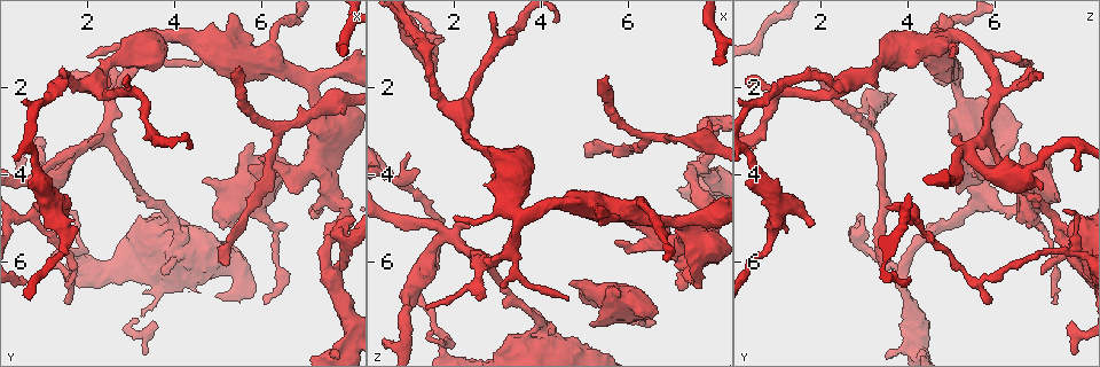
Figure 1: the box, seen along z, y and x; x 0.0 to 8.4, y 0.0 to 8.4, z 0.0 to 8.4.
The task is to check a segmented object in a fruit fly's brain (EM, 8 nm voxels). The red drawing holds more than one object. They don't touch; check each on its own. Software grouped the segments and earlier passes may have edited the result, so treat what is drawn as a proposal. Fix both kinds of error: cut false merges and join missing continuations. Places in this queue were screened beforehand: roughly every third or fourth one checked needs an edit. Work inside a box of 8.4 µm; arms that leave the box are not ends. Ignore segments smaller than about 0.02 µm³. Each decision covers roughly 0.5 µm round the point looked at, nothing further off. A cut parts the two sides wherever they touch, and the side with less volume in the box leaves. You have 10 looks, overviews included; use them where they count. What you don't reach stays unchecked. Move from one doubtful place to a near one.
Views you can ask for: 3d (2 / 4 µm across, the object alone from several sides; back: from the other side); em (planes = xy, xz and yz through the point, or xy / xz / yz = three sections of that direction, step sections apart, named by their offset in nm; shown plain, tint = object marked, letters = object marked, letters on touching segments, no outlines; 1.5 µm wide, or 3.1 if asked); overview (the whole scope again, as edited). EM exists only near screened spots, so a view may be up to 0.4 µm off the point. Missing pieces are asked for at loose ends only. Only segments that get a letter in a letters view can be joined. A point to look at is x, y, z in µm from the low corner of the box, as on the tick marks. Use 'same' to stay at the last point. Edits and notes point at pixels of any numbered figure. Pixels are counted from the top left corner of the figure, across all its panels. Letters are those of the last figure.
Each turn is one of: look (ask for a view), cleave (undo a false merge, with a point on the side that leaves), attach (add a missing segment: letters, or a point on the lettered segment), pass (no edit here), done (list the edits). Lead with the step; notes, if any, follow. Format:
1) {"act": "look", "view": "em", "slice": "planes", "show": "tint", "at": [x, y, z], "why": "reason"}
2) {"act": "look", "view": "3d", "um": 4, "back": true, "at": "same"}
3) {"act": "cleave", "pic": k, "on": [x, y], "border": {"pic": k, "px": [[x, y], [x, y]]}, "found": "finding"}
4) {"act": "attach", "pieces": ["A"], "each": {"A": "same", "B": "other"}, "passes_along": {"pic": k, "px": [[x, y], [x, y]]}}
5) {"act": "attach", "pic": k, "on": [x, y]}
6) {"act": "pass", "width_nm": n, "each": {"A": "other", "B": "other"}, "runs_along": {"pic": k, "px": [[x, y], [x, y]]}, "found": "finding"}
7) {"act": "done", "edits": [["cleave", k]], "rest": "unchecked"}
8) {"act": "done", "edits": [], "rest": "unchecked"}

{"act": "look", "view": "3d", "um": 2, "back": true, "at": [1.50, 5.20, 1.85]}

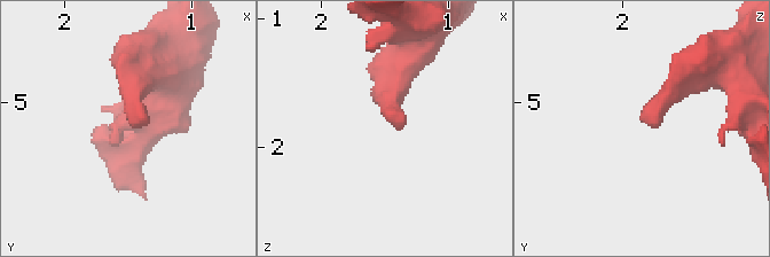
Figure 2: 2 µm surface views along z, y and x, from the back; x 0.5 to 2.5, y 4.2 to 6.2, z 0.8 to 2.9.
{"act": "look", "view": "em", "slice": "yz", "step": 8, "show": "plain", "at": [1.48, 5.16, 1.80]}

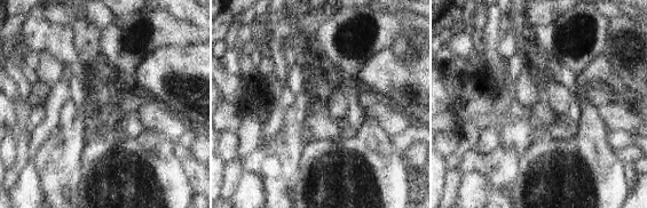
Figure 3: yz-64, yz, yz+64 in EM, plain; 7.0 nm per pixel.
{"act": "look", "view": "em", "slice": "yz", "step": 8, "show": "letters", "at": "same"}

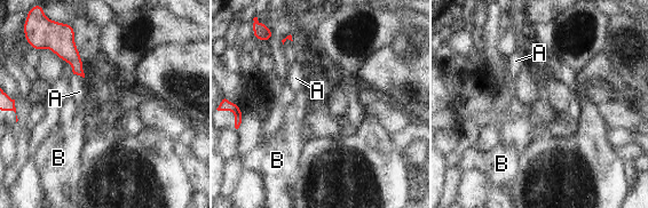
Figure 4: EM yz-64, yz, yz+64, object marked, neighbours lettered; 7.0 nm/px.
{"act": "pass", "longest_contact_nm": ["A", 80], "each": {"A": "other", "B": "other"}, "border": {"pic": 4, "px": [[73, 73], [83, 78]]}, "found": "no lettered segment goes on from it"}

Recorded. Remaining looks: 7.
{"act": "look", "view": "3d", "um": 4, "at": [4.65, 4.15, 6.45], "why": "stops while still wide"}

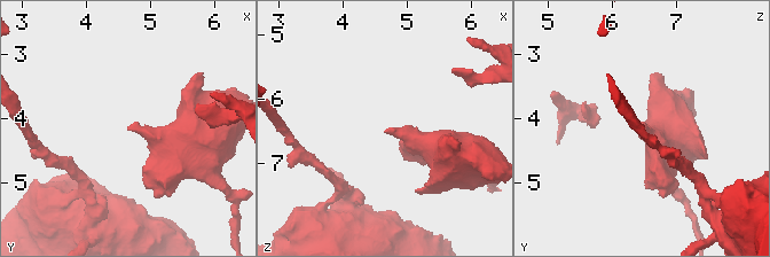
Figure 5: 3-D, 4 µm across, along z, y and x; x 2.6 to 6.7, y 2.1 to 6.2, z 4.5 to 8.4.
{"act": "look", "view": "em", "slice": "planes", "show": "plain", "at": [4.65, 4.15, 6.50], "why": "now the EM"}

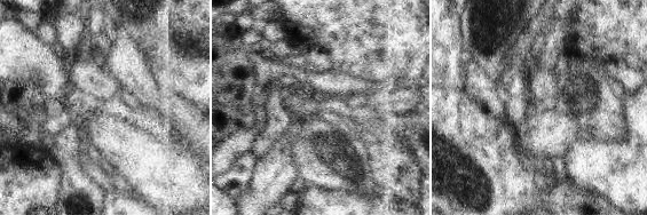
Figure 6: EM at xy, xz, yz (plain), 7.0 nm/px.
{"act": "look", "view": "em", "slice": "planes", "show": "letters", "at": "same", "why": "what lies round it"}

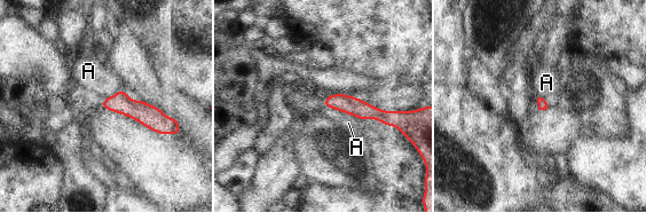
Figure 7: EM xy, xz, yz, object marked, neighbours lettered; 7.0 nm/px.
{"act": "pass", "each": {"A": "other"}, "runs_along": {"pic": 7, "px": [[104, 103], [140, 110], [167, 127]]}, "found": "no lettered segment goes on from it"}

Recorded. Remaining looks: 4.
{"act": "look", "view": "3d", "um": 2, "at": [1.75, 5.80, 7.90], "why": "sharp bend"}

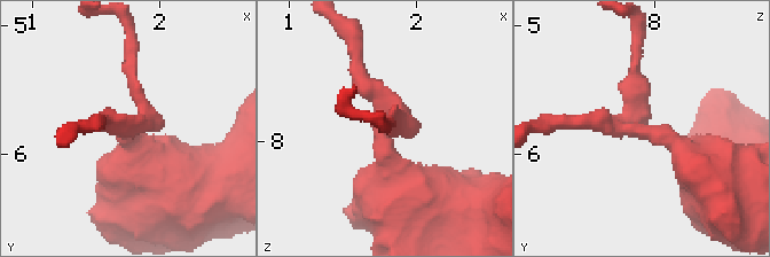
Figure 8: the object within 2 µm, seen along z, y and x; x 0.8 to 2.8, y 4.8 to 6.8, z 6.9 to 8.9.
{"act": "look", "view": "em", "slice": "planes", "show": "letters", "at": [1.76, 5.82, 7.84]}

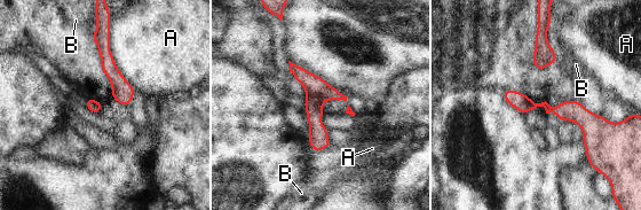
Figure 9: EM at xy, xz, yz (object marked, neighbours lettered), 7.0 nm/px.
{"act": "cleave", "pic": 9, "on": [313, 104], "each": {"A": "other", "B": "other"}, "border": {"pic": 9, "px": [[307, 94], [319, 96], [323, 100]]}, "found": "two cells meet here"}

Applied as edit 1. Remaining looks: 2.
{"act": "look", "view": "3d", "um": 2, "at": [7.65, 2.90, 6.65], "why": "free end"}

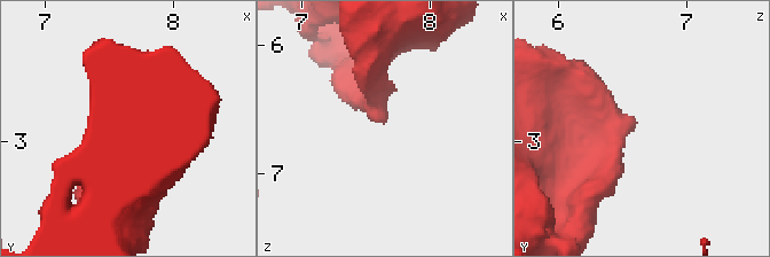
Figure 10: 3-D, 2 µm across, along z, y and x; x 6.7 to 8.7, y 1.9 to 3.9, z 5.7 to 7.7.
{"act": "look", "view": "em", "slice": "planes", "show": "letters", "at": [7.64, 2.90, 6.58]}

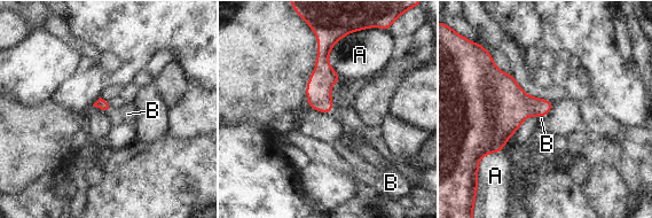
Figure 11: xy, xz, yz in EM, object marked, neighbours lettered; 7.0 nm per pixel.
{"act": "attach", "pieces": ["B"], "longest_contact_nm": ["A", 320], "each": {"A": "other", "B": "same"}, "passes_along": {"pic": 11, "px": [[319, 88], [331, 109], [352, 124]]}, "found": "the cell continues"}

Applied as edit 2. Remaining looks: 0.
{"act": "done", "edits": [["cleave", 9], ["attach", 11]], "rest": "unchecked"}

